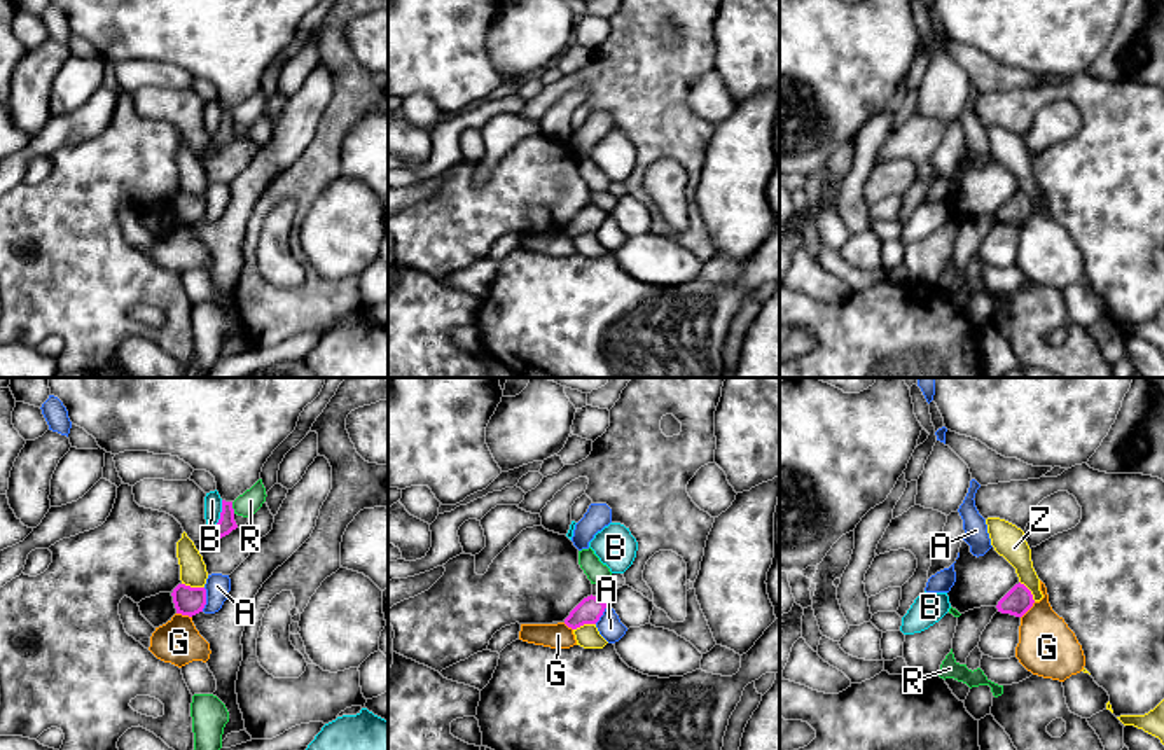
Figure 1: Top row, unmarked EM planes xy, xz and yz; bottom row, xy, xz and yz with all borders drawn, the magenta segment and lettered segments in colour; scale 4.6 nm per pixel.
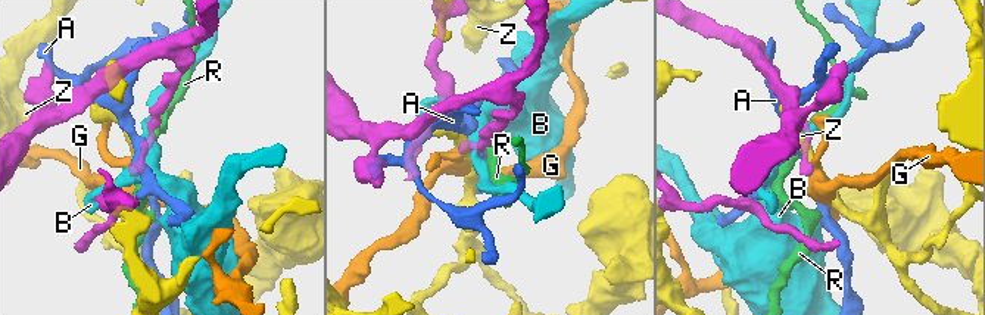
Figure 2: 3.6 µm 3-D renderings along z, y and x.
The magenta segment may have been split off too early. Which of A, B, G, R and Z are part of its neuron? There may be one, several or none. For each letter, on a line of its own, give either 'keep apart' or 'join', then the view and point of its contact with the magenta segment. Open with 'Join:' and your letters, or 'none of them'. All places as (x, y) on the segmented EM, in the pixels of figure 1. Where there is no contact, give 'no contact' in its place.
Join: none of them
A: keep apart; contact xy (205, 600)
B: keep apart; contact xy (221, 514)
G: keep apart; contact yz (1028, 609)
R: keep apart; contact xy (231, 507)
Z: keep apart; contact xy (193, 588)

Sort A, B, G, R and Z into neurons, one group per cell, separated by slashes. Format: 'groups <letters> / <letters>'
groups A / B / G / R / Z

